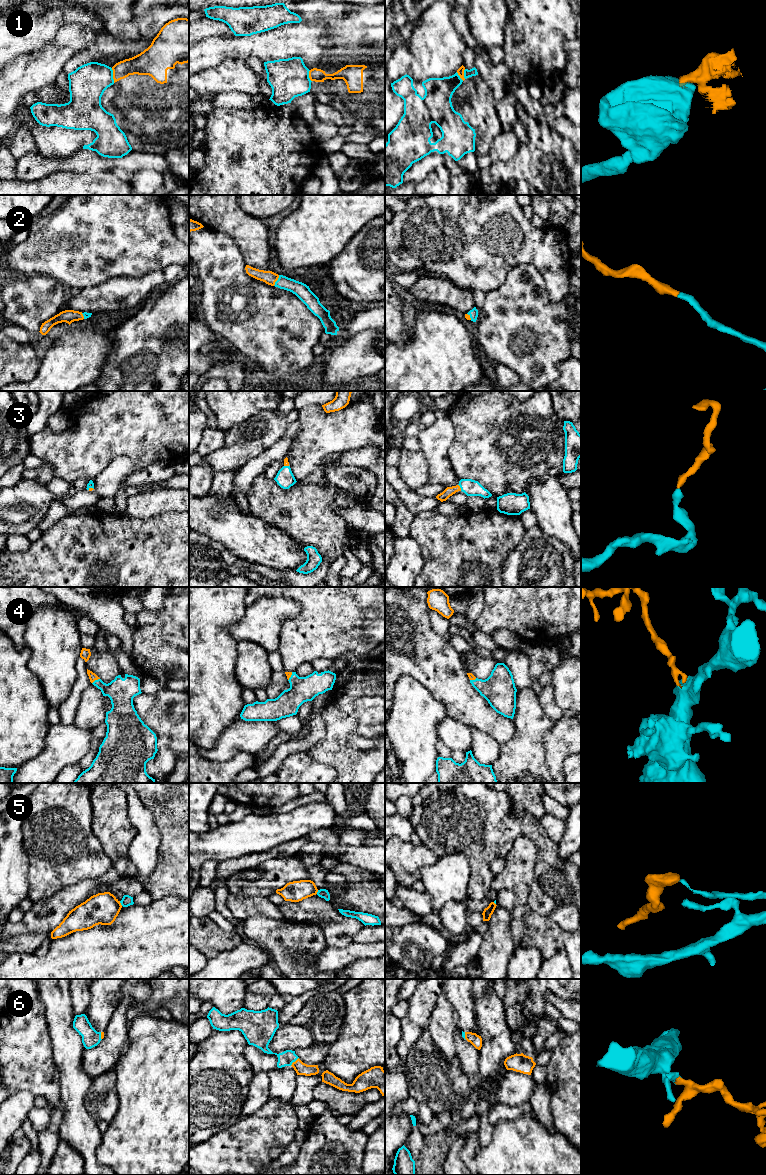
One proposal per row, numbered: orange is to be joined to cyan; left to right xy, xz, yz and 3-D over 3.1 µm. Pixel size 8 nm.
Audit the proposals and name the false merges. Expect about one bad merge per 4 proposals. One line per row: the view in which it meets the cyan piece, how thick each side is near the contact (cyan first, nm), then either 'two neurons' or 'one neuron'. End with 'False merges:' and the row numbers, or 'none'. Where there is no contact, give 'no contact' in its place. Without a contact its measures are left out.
1: xy | 300/170 nm | two neurons
2: xz | 120/110 nm | one neuron
3: yz | 130/80 nm | one neuron
4: xy | 220/60 nm | one neuron
5: xy | 90/260 nm | two neurons
6: xz | 120/100 nm | one neuron
False merges: 1, 5

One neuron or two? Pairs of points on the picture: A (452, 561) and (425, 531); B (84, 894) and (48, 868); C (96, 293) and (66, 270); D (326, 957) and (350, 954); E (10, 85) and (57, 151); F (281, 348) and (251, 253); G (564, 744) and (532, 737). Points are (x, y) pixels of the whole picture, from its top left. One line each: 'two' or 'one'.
A: one
B: two
C: two
D: one
E: two
F: two
G: two

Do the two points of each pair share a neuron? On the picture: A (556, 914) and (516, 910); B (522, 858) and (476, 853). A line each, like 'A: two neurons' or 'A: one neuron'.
A: two neurons
B: two neurons

